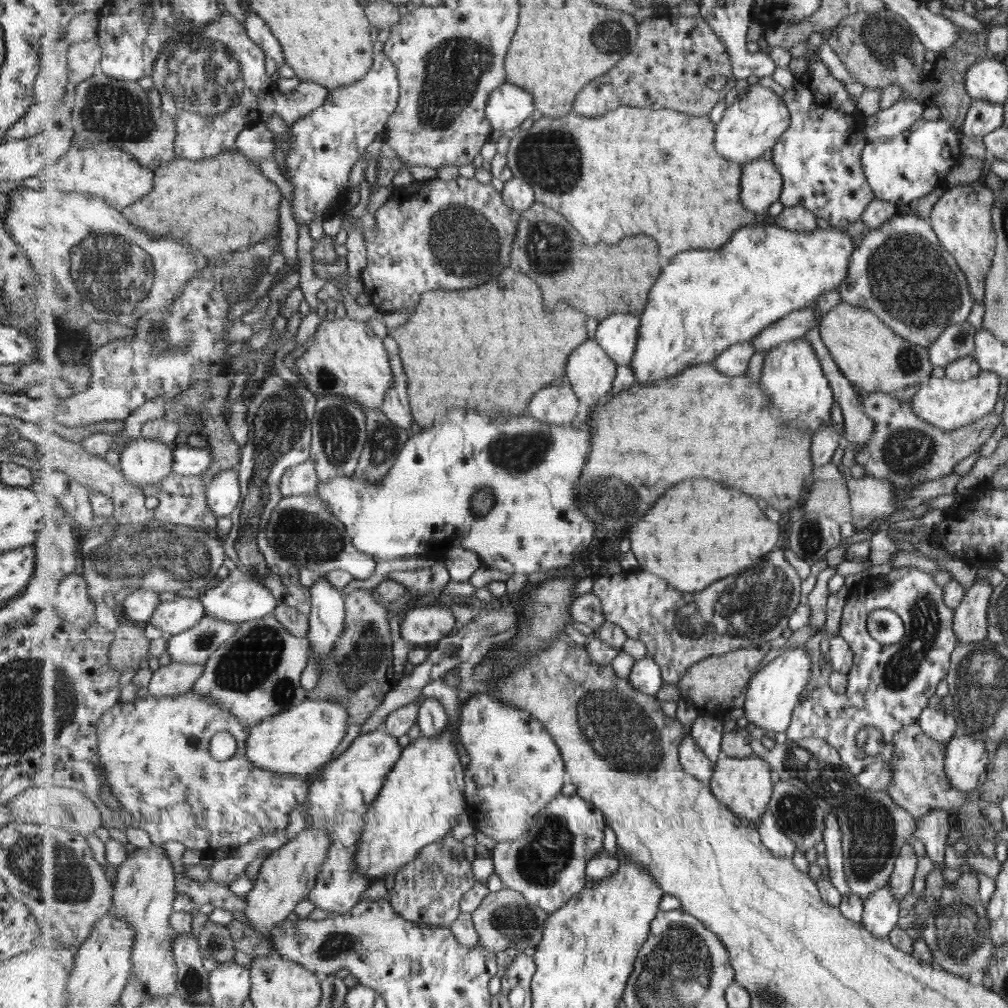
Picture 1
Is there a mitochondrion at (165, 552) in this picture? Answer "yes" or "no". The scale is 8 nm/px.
yes

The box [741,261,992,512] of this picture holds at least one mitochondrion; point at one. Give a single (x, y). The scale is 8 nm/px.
(905, 450)

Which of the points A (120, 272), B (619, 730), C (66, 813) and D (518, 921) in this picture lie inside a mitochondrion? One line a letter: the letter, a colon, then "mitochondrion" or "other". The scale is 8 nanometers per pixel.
A: mitochondrion
B: mitochondrion
C: mitochondrion
D: mitochondrion

